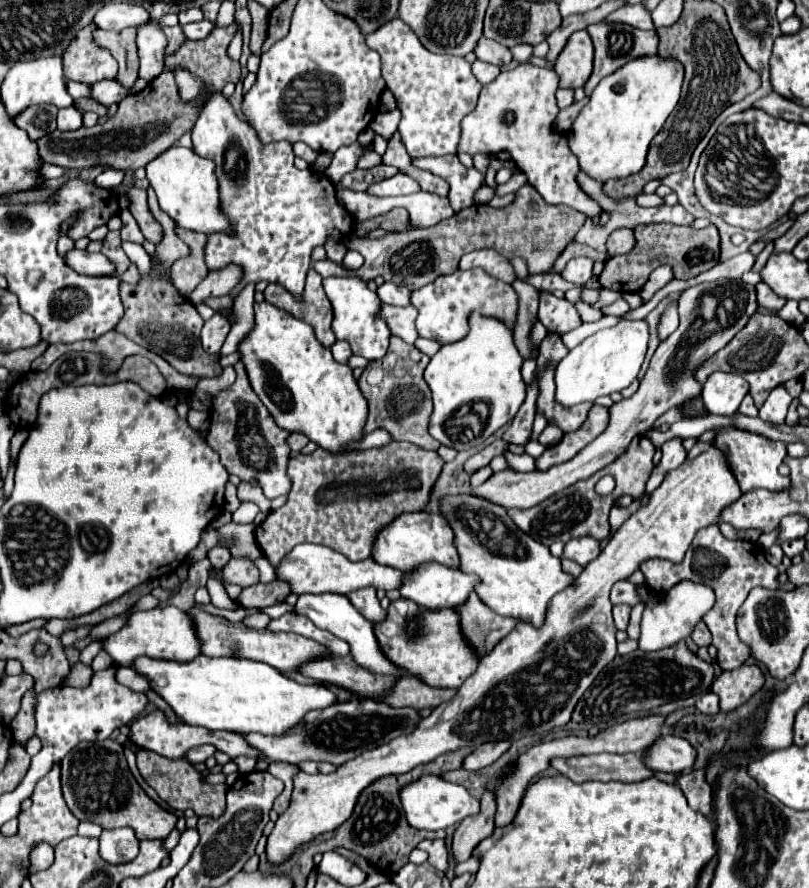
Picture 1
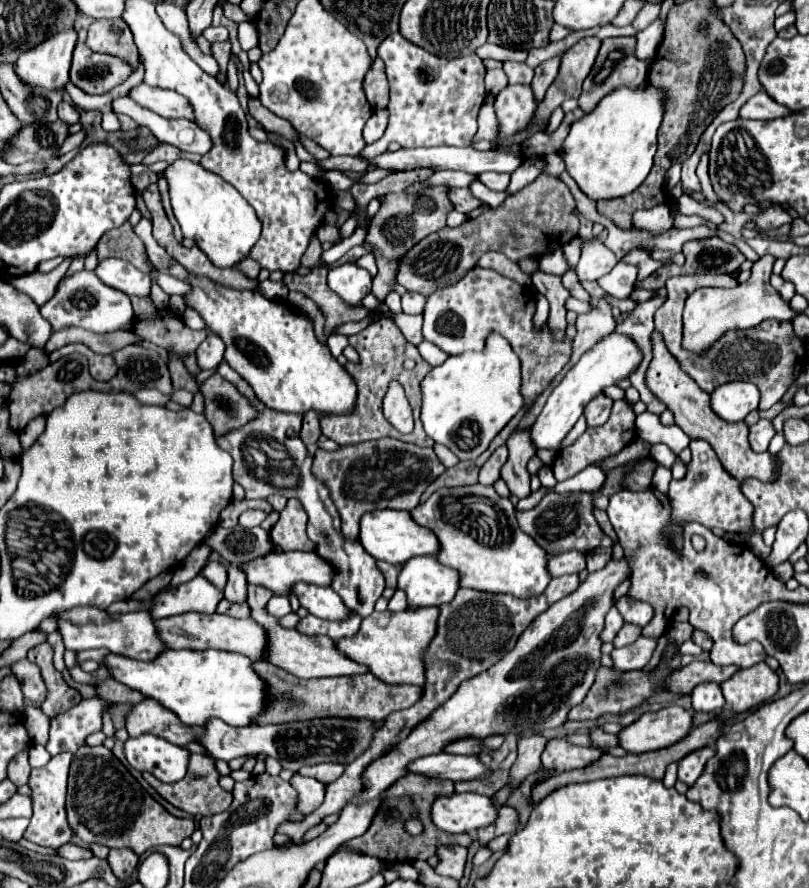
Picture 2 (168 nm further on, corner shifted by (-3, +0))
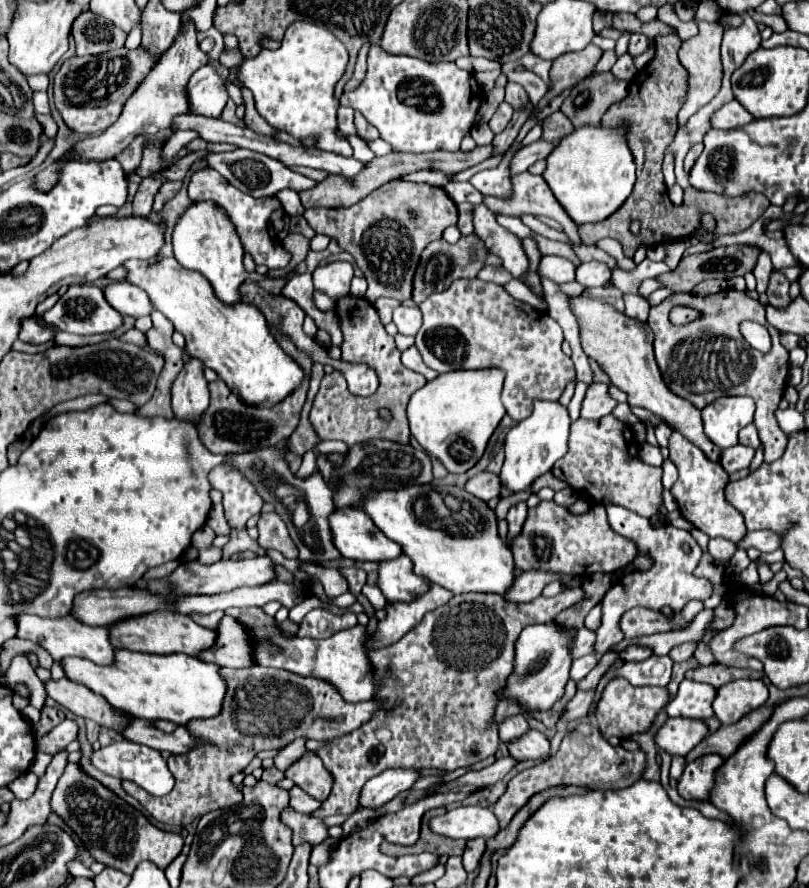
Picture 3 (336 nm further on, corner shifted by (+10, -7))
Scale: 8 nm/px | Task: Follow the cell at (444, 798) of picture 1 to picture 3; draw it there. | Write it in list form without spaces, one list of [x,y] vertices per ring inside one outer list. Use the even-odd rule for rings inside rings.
[[[457,806],[429,820],[429,828],[447,838],[491,838],[499,832],[499,822],[491,808],[481,806]]]

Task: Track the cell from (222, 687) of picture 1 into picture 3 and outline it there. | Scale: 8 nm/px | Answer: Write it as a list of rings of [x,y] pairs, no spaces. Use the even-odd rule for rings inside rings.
[[[117,650],[115,664],[111,666],[99,666],[85,658],[63,658],[63,668],[67,672],[67,678],[91,688],[95,694],[105,696],[111,706],[121,708],[131,716],[139,716],[145,720],[169,720],[173,724],[187,724],[195,718],[215,718],[223,710],[223,698],[227,694],[227,682],[219,674],[217,664],[183,653],[157,655]]]

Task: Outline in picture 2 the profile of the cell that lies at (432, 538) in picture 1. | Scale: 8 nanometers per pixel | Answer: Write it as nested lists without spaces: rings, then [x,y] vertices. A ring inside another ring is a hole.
[[[382,509],[364,513],[360,519],[360,545],[378,561],[388,563],[406,563],[408,559],[416,555],[436,555],[436,537],[430,533],[430,529],[424,529],[408,517],[408,511],[396,511],[396,509]]]

